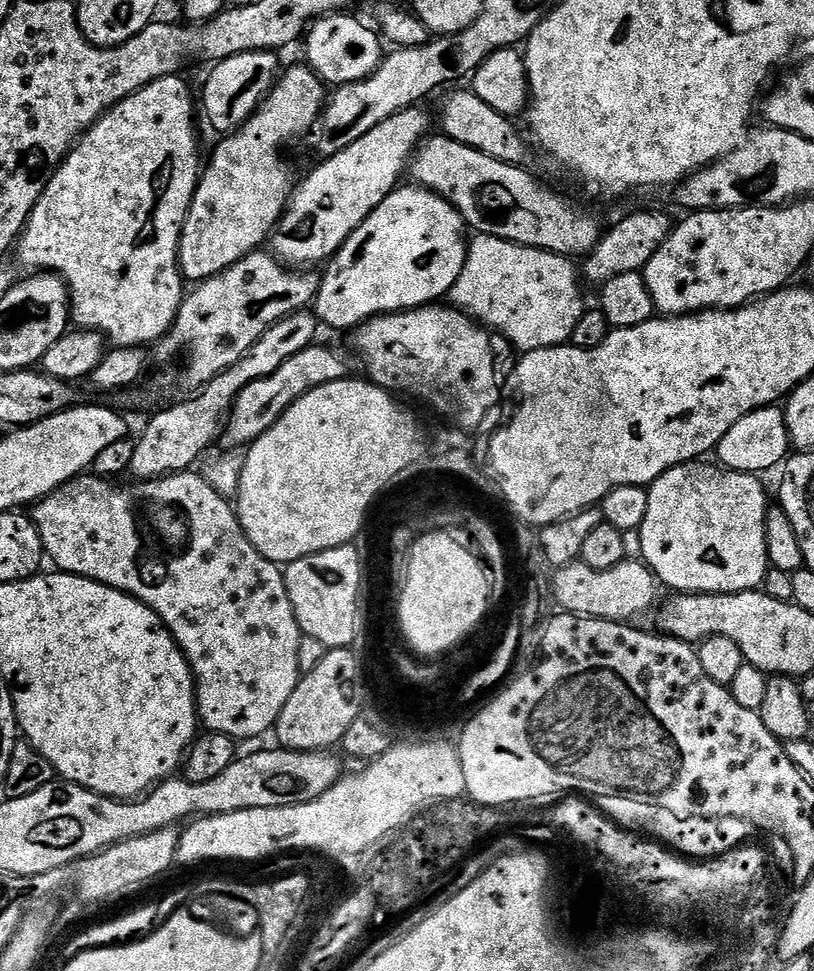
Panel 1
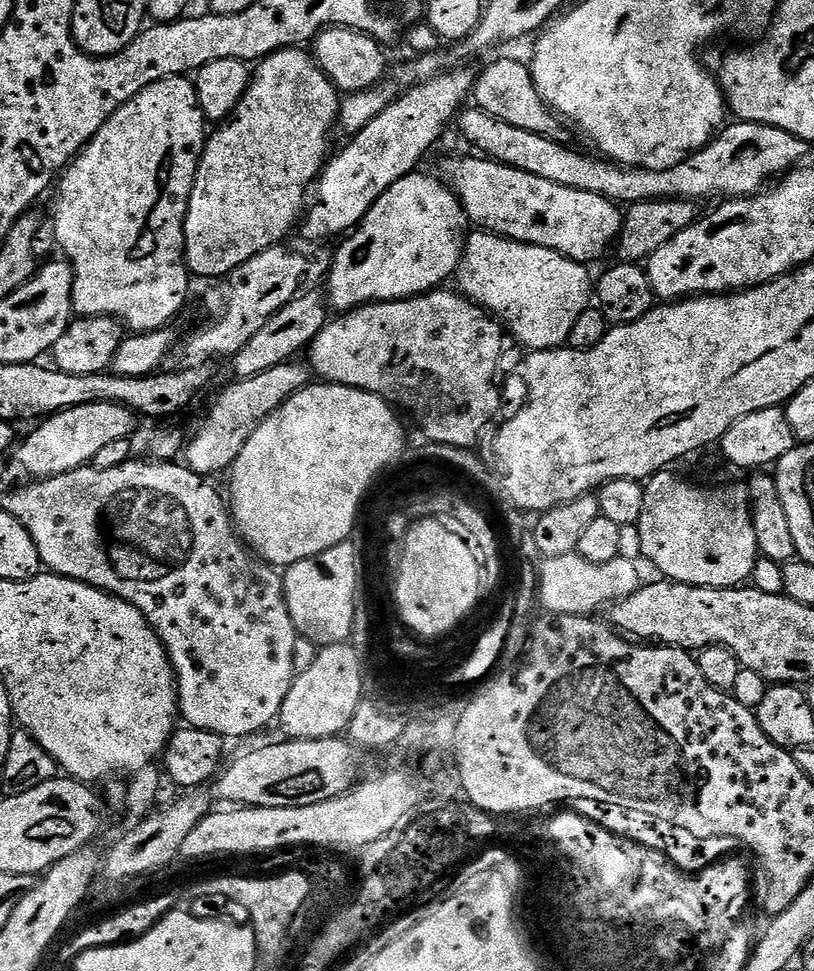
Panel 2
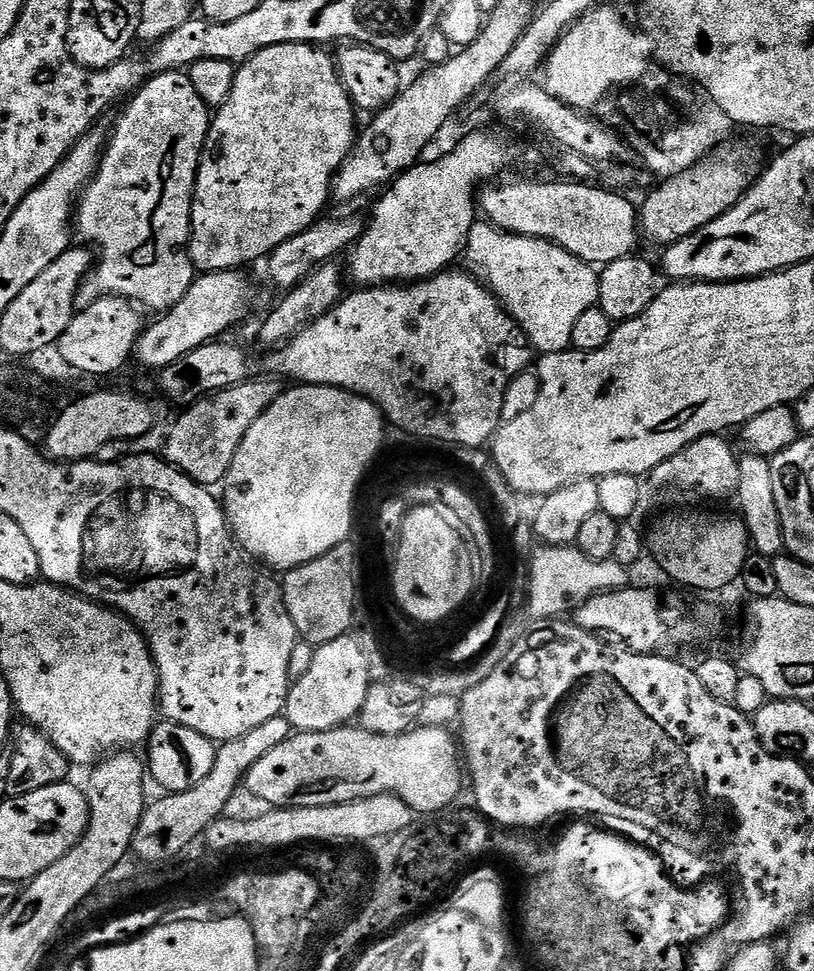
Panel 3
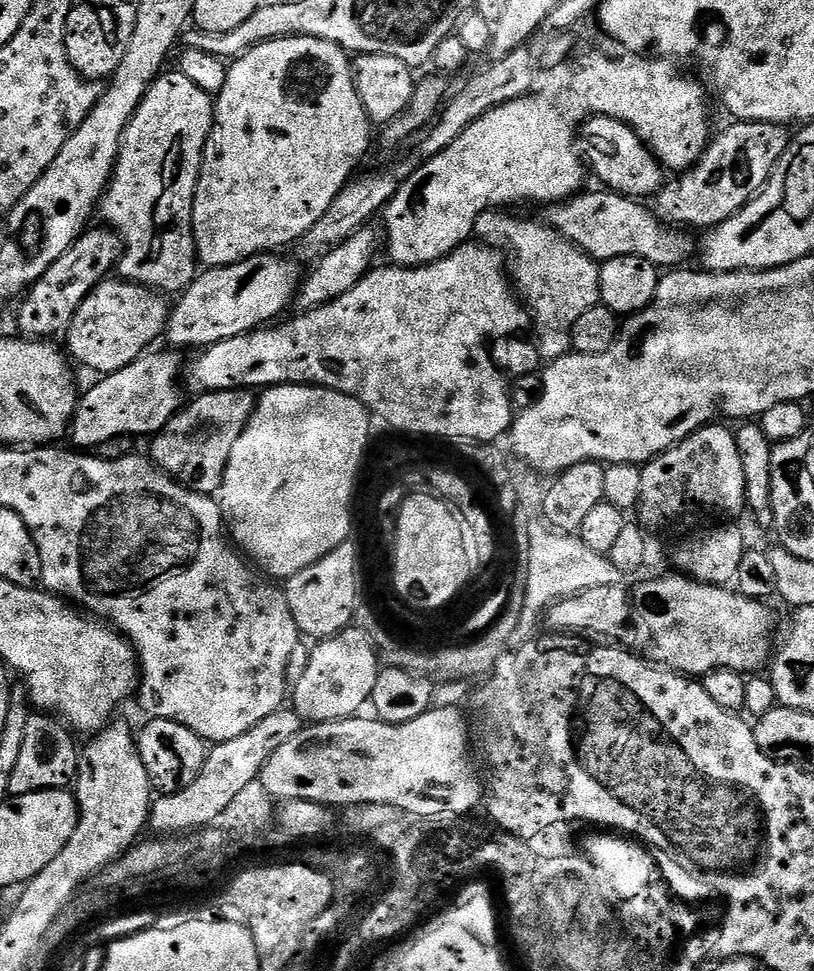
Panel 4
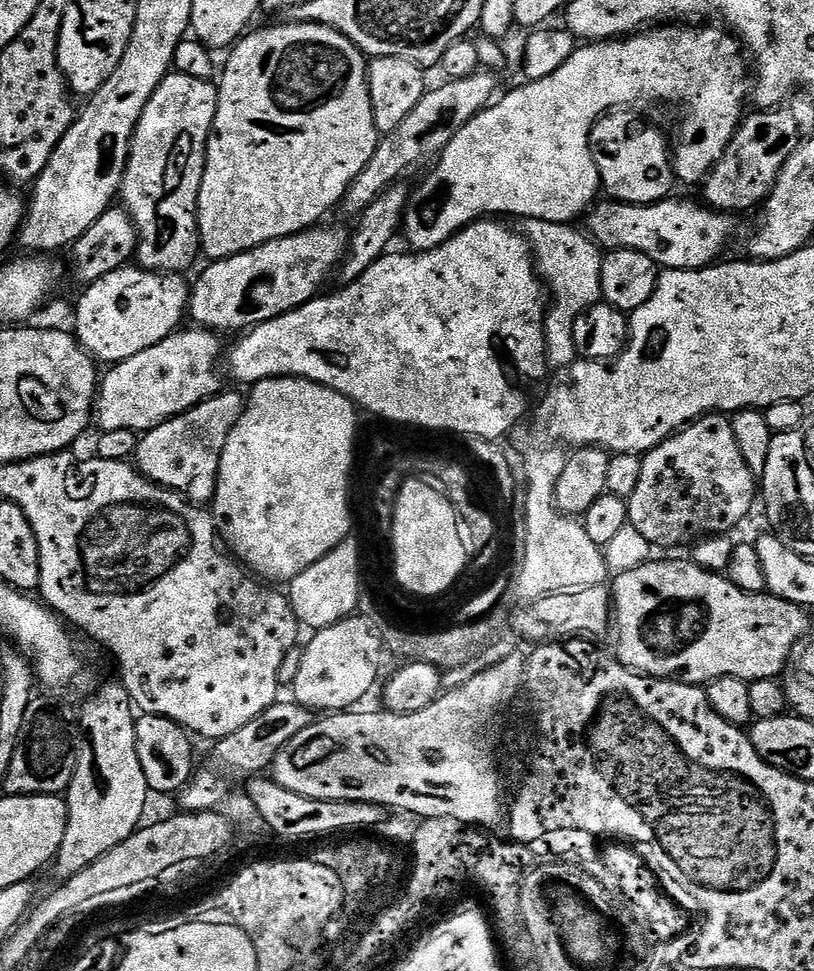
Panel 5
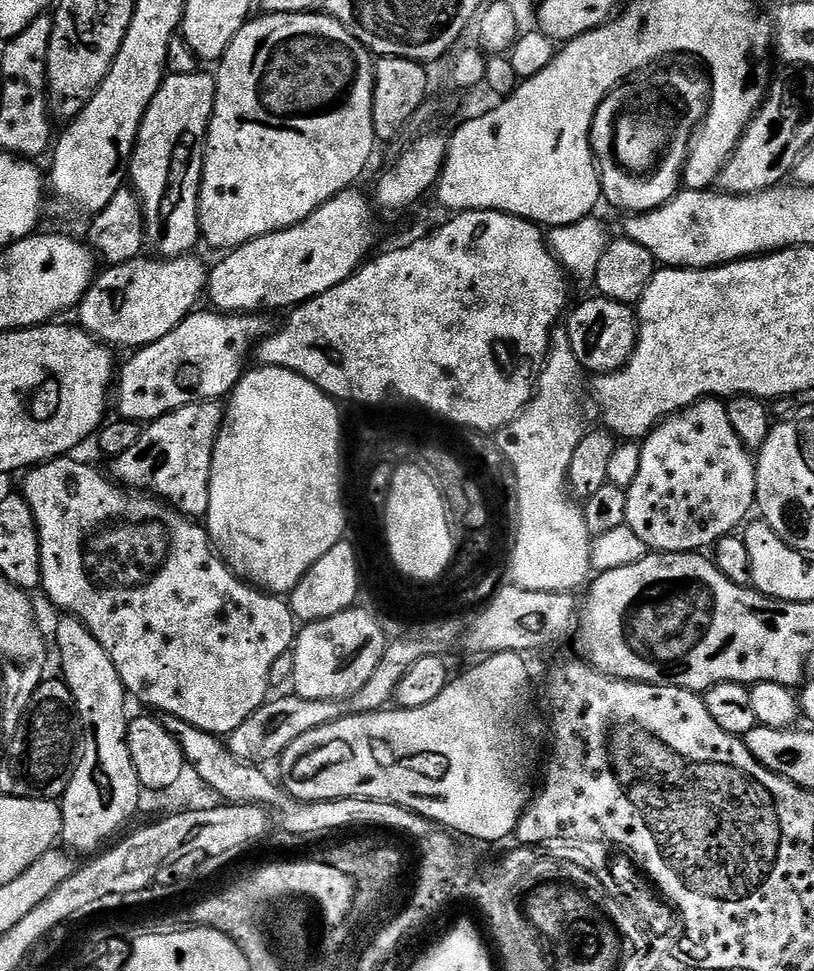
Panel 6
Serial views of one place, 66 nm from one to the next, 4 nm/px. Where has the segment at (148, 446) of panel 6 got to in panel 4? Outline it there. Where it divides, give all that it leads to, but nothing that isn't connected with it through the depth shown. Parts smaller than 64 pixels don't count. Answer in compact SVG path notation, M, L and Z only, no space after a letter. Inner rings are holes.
M247 388L197 395L193 404L185 403L176 413L176 417L169 420L164 430L155 433L151 441L152 463L161 472L184 485L189 492L200 492L204 496L219 493L230 450L248 425L248 419L256 409L257 399L257 393Z

